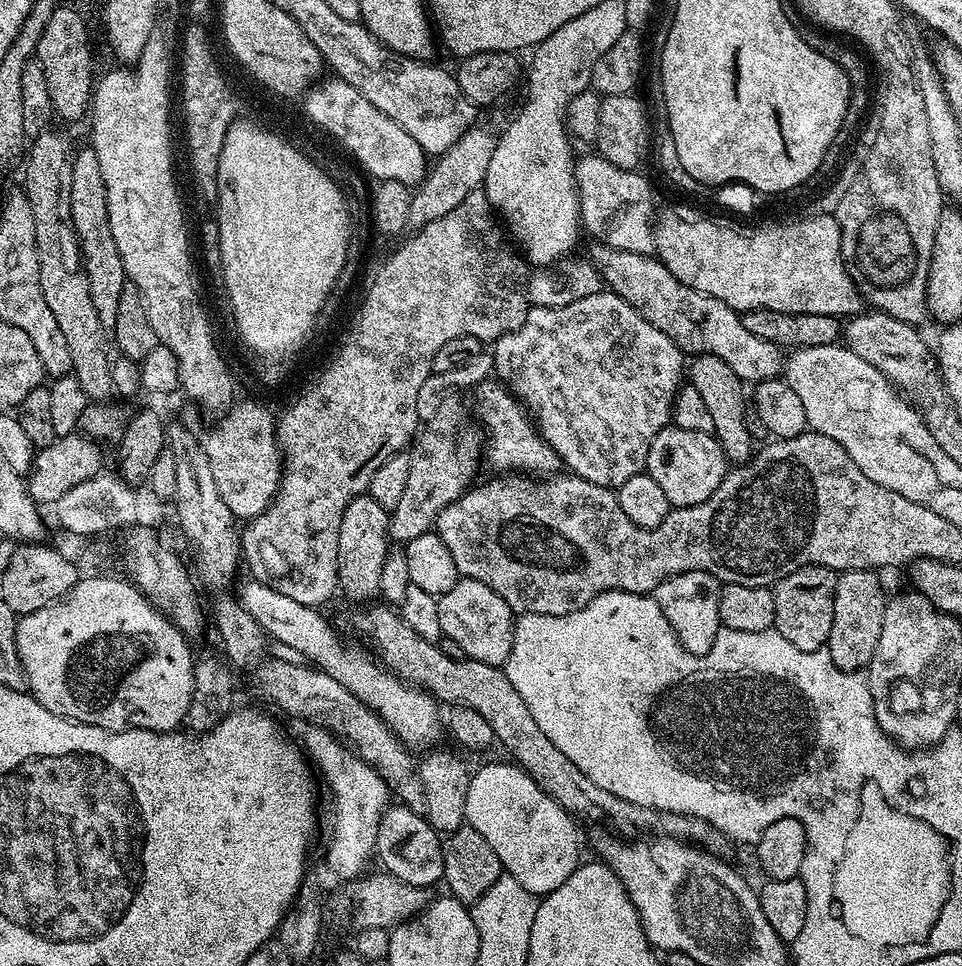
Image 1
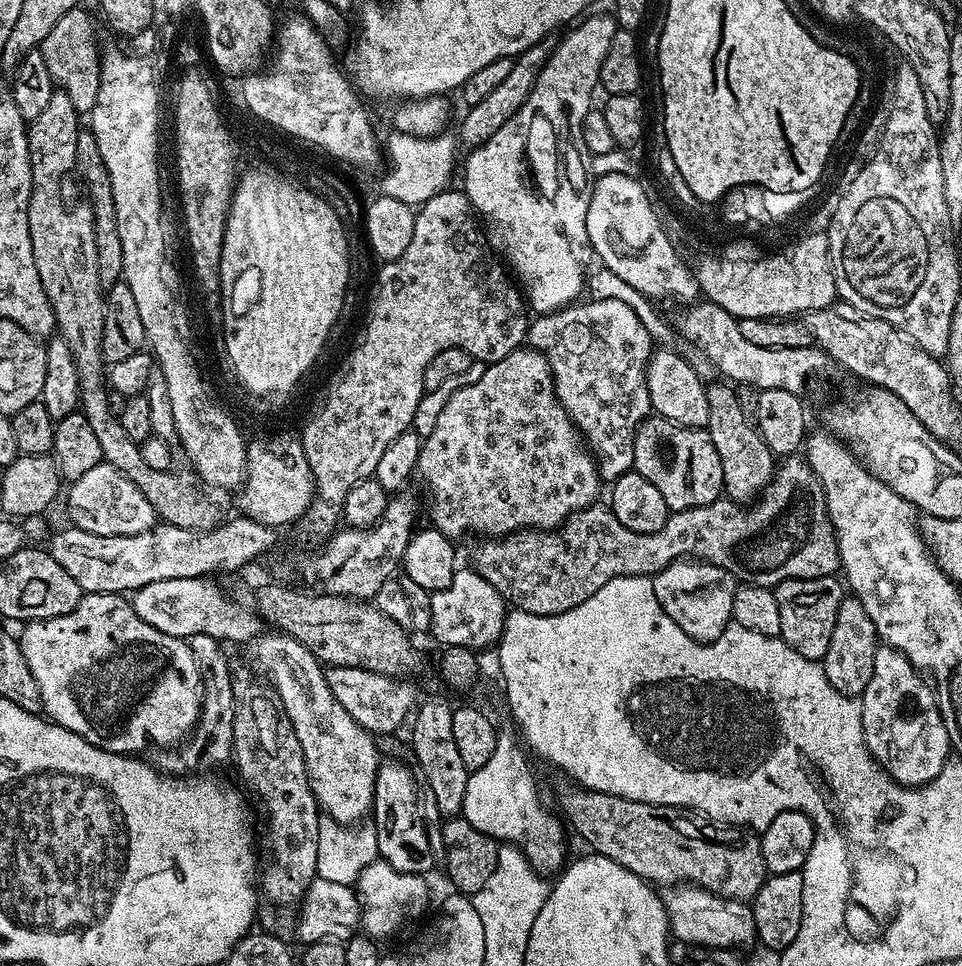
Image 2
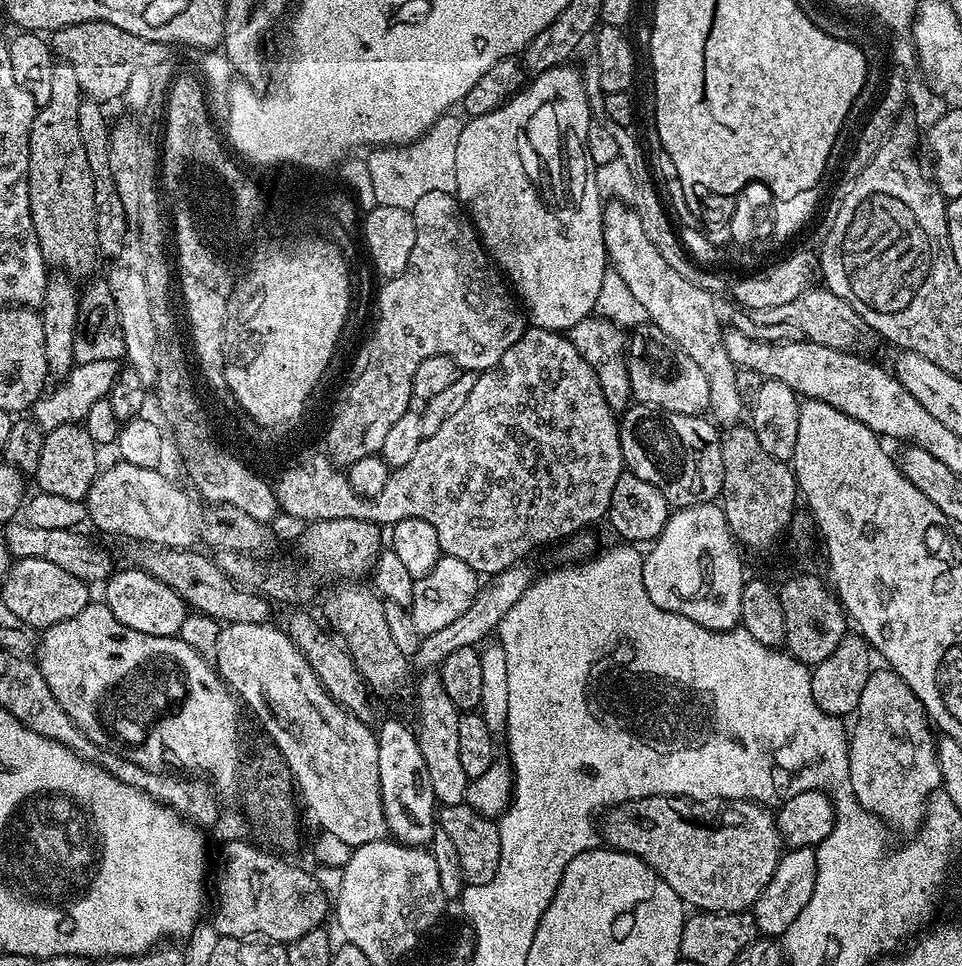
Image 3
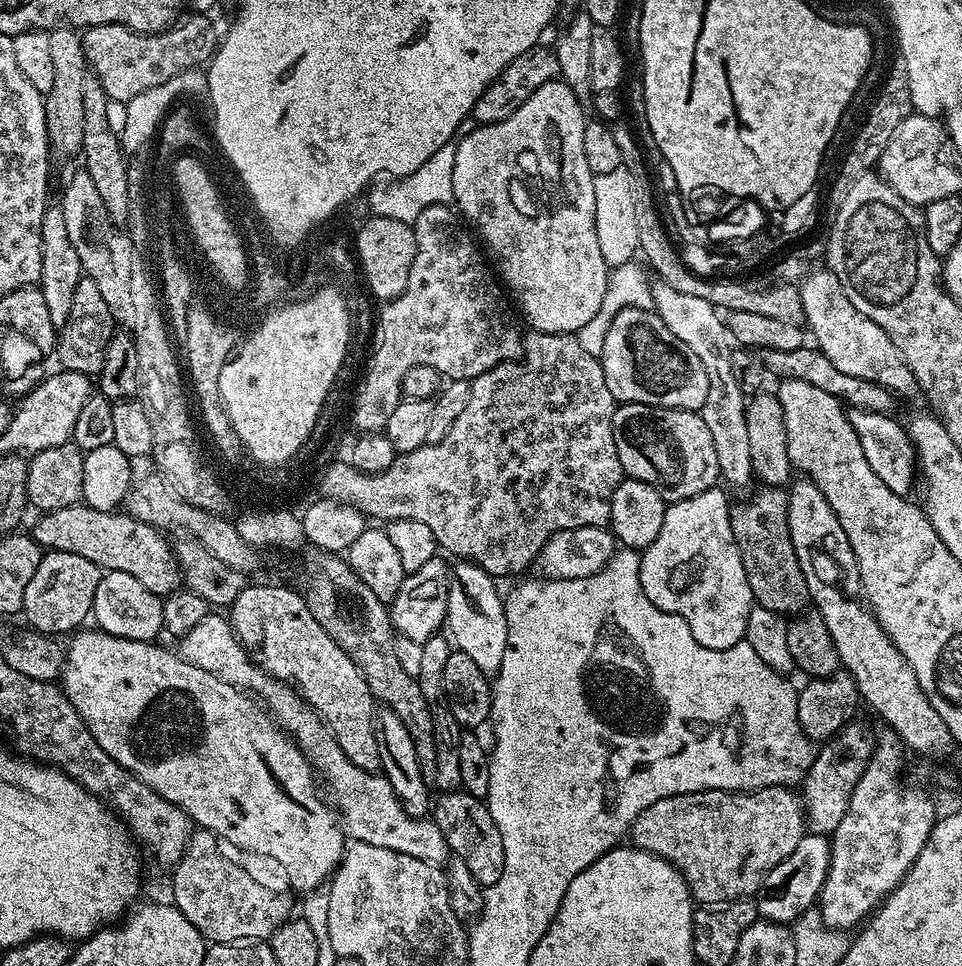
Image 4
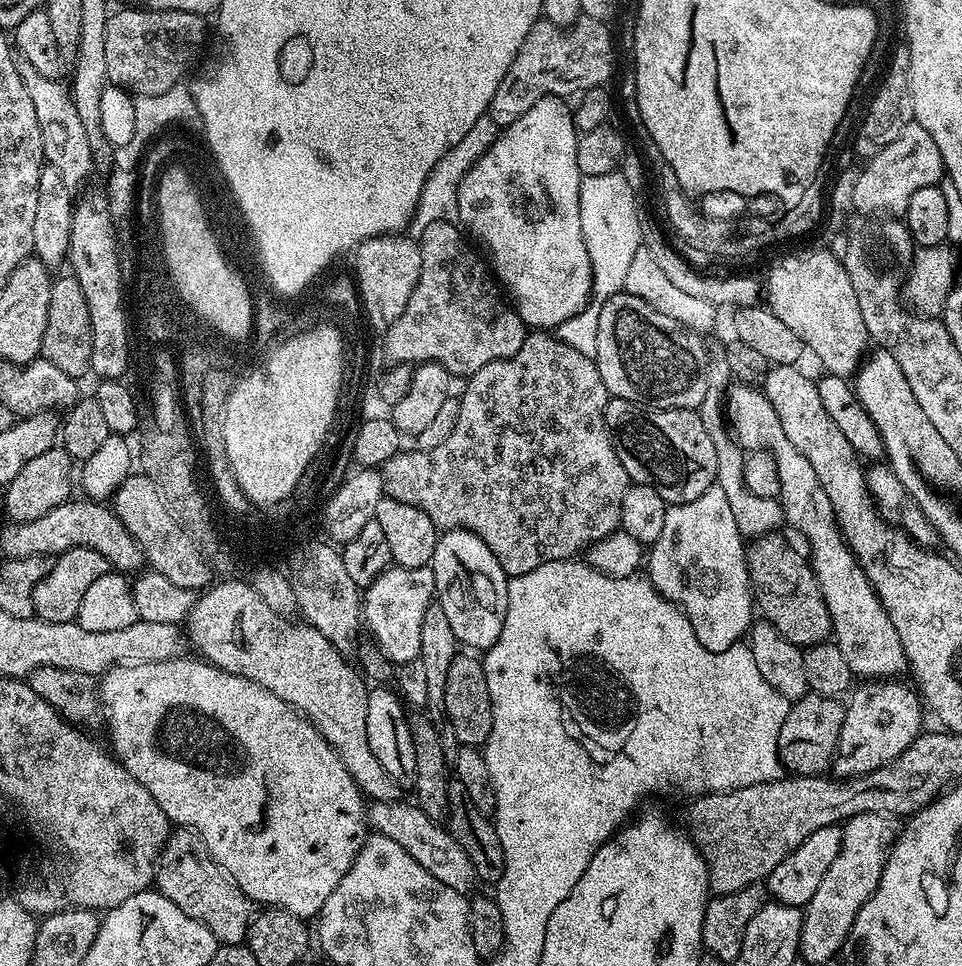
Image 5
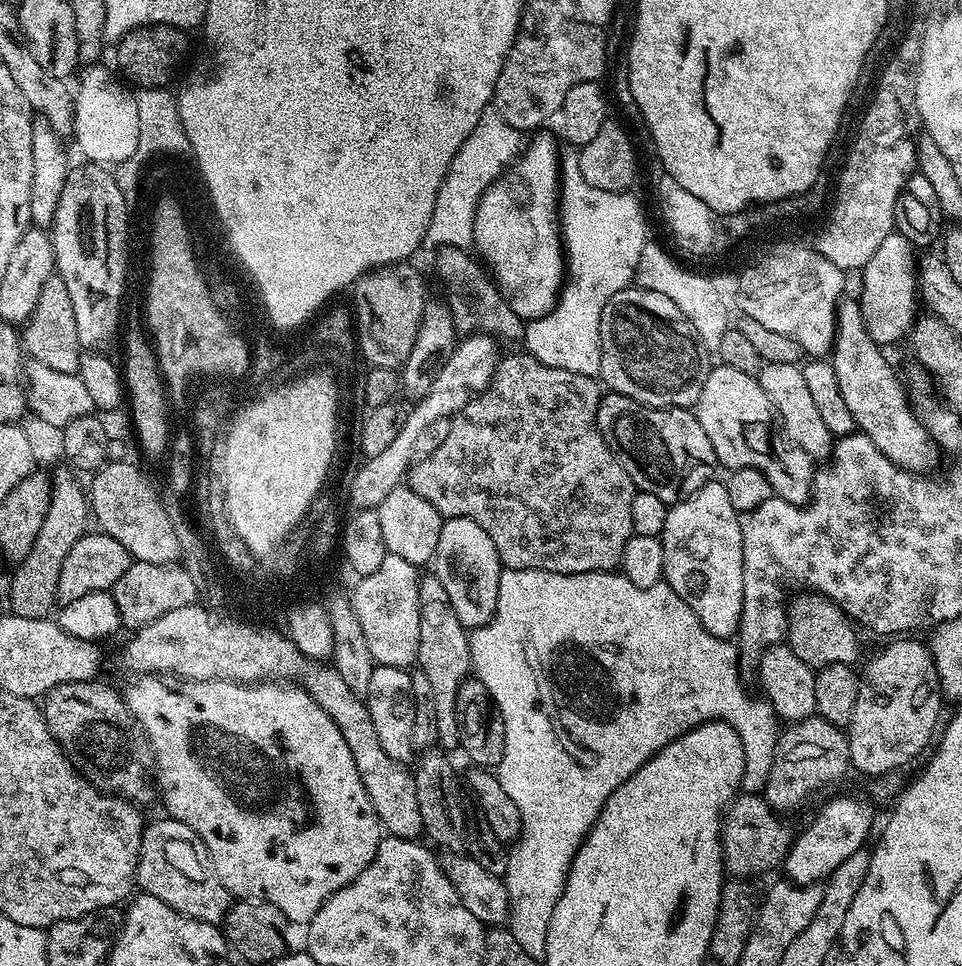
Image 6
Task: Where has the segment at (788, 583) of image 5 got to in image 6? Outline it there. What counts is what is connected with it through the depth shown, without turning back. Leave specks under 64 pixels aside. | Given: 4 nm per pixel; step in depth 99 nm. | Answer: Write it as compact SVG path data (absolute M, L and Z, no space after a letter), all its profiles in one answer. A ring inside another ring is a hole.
M819 594L807 595L787 601L788 648L794 650L794 654L798 654L798 658L802 658L802 662L814 670L829 667L832 663L855 665L855 660L860 656L860 642L856 638L857 629L853 621L832 600Z

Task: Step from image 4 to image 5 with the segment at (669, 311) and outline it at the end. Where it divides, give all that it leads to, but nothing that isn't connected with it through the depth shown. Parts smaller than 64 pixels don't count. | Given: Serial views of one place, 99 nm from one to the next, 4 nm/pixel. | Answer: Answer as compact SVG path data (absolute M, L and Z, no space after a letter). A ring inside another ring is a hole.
M713 351L706 370L706 398L700 404L698 411L706 426L706 434L710 434L710 442L714 442L714 454L718 458L715 484L722 486L722 491L726 494L730 511L734 514L734 522L738 525L740 535L745 538L767 536L779 529L776 527L782 524L784 520L784 509L781 508L779 499L758 498L758 494L750 494L750 490L744 488L742 466L746 452L736 443L731 431L726 427L726 393L733 380L723 351Z

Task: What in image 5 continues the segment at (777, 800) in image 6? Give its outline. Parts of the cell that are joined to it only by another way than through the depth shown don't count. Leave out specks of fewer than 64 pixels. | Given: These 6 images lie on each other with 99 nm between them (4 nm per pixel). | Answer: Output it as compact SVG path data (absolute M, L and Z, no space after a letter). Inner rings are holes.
M813 691L789 707L786 722L782 722L782 730L778 734L780 762L789 773L819 776L829 767L842 730L844 709L845 705L837 697L820 696Z

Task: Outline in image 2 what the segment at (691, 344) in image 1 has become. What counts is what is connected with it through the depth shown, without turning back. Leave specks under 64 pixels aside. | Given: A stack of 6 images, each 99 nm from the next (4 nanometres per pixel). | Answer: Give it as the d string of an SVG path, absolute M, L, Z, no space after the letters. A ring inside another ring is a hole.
M701 299L693 303L692 308L678 323L681 337L688 339L706 354L713 369L721 372L728 382L749 384L757 390L790 390L790 394L800 396L808 388L811 380L824 376L834 368L832 360L819 346L811 348L771 348L758 346L748 341L740 329L740 321L732 316L722 306Z

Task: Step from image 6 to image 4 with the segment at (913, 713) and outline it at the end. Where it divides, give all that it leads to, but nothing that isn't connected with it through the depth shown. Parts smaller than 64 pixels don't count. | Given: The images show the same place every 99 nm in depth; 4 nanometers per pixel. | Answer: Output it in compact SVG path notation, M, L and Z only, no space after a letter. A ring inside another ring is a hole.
M849 722L843 729L827 742L819 745L814 762L802 781L803 799L806 801L806 828L817 836L831 837L838 830L838 822L848 809L850 794L854 794L854 786L858 786L858 778L862 778L868 761L872 759L874 739L868 728L857 722Z

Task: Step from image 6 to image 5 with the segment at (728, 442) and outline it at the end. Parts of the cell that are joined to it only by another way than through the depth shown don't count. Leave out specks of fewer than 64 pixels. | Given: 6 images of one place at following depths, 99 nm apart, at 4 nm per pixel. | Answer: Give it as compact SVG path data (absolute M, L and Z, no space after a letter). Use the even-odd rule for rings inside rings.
M736 382L726 393L726 420L741 448L748 452L766 452L774 458L780 483L778 499L784 509L784 520L808 539L812 572L818 578L826 610L830 610L831 639L841 651L846 666L860 678L899 677L900 671L908 668L902 638L898 638L894 622L890 622L872 583L860 567L860 561L844 540L830 506L830 498L826 498L826 490L822 490L822 482L818 482L818 474L814 474L810 462L806 462L790 438L786 438L782 422L778 422L778 414L774 414L774 406L770 406L759 387Z

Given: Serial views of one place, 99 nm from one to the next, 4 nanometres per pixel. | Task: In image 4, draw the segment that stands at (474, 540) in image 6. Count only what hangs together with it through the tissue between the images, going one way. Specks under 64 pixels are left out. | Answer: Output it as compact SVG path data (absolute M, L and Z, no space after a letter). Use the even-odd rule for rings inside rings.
M457 559L451 565L448 581L448 597L446 598L446 632L451 643L458 651L462 651L475 661L486 677L495 677L502 666L502 654L506 654L506 614L504 613L504 596L496 589L497 581L471 560Z

